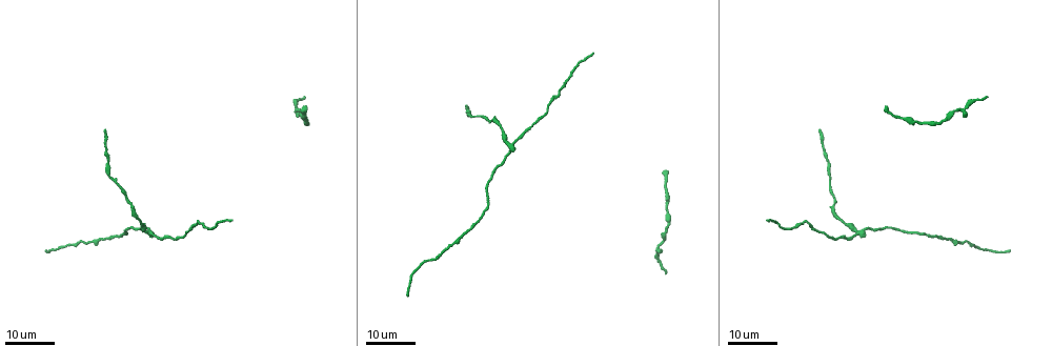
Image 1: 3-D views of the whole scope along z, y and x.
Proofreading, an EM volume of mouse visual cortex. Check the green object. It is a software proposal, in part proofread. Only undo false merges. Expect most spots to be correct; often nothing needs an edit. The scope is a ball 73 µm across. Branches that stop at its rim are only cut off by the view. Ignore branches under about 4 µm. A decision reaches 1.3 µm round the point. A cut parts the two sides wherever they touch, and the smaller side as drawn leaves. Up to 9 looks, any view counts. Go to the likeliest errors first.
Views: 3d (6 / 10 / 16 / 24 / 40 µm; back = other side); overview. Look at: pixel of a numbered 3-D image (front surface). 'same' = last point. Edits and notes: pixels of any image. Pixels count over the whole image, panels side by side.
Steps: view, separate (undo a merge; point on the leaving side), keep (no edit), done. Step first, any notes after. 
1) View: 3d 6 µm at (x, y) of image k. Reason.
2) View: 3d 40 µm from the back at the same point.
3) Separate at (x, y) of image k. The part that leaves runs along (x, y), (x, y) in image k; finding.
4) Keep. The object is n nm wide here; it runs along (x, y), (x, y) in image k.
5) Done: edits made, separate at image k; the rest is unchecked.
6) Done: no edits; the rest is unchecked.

View: 3d 24 µm at (861, 235) of image 1. Four-way junction.

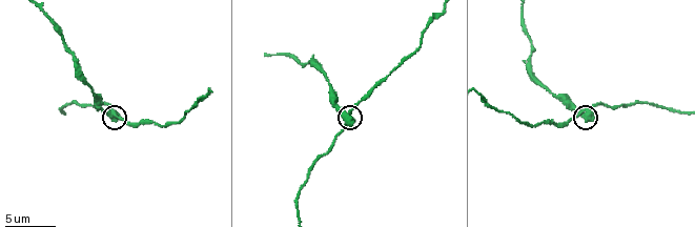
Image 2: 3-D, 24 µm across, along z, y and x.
View: 3d 10 µm at (108, 115) of image 2.

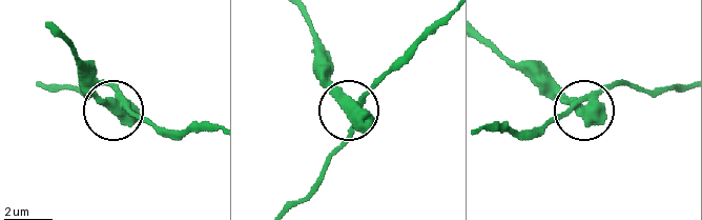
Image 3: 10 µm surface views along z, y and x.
Separate at (108, 84) of image 3. The part that leaves runs along (589, 101), (623, 83), (683, 90) in image 3; two cells meet here.

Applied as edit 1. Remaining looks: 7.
View: overview. See it whole again.

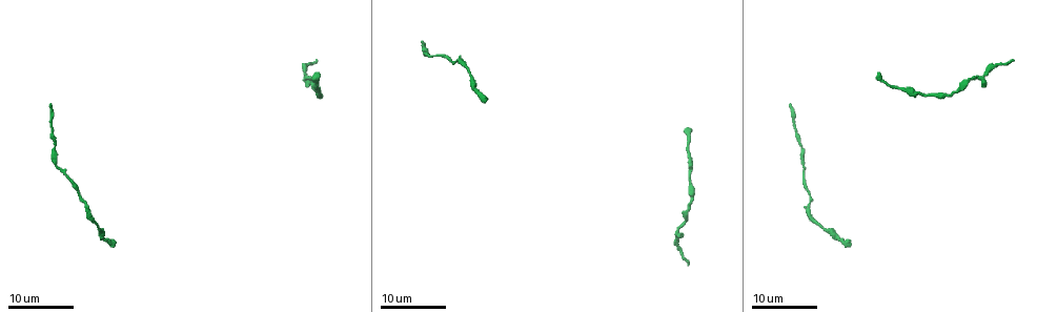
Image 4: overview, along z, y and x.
View: 3d 16 µm at (985, 74) of image 4. Two arms in line, one across.

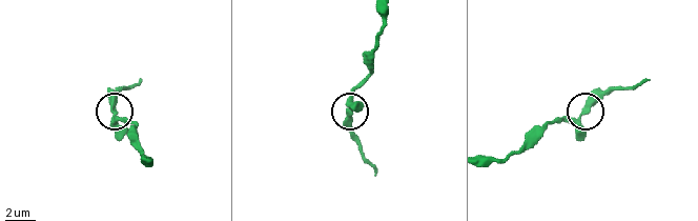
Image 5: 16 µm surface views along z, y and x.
View: 3d 10 µm at (115, 113) of image 5.

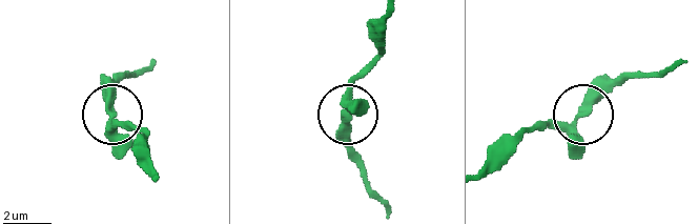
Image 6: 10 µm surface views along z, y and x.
Keep. The object is 270 nm wide here; one cell here.

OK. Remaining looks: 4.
View: 3d 10 µm at (90, 86) of image 2.

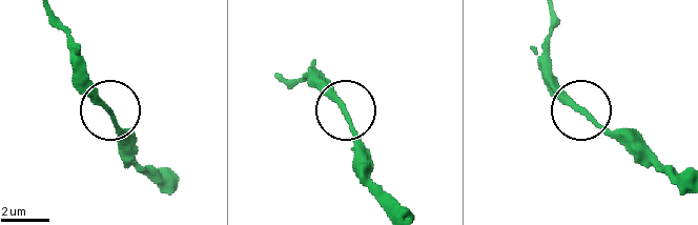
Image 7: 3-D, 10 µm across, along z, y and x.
Keep. The object is 240 nm wide here; continuous, no second cell.

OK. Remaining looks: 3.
Done: edits made, separate at image 3; the rest is unchecked.

